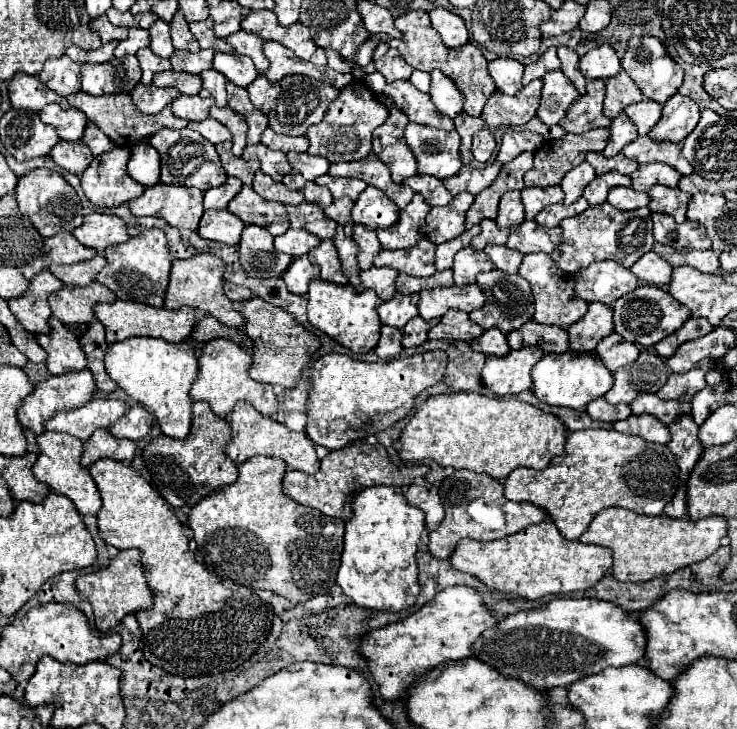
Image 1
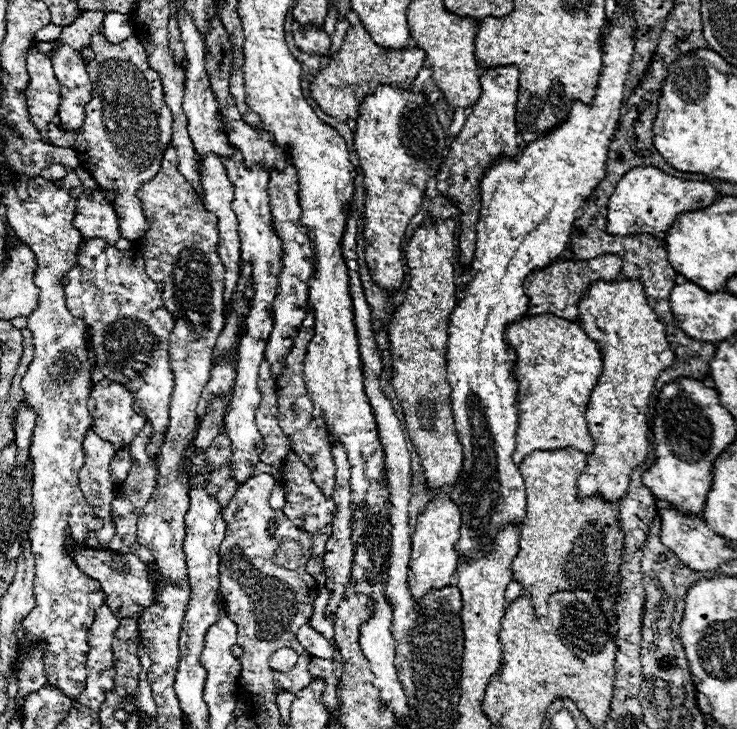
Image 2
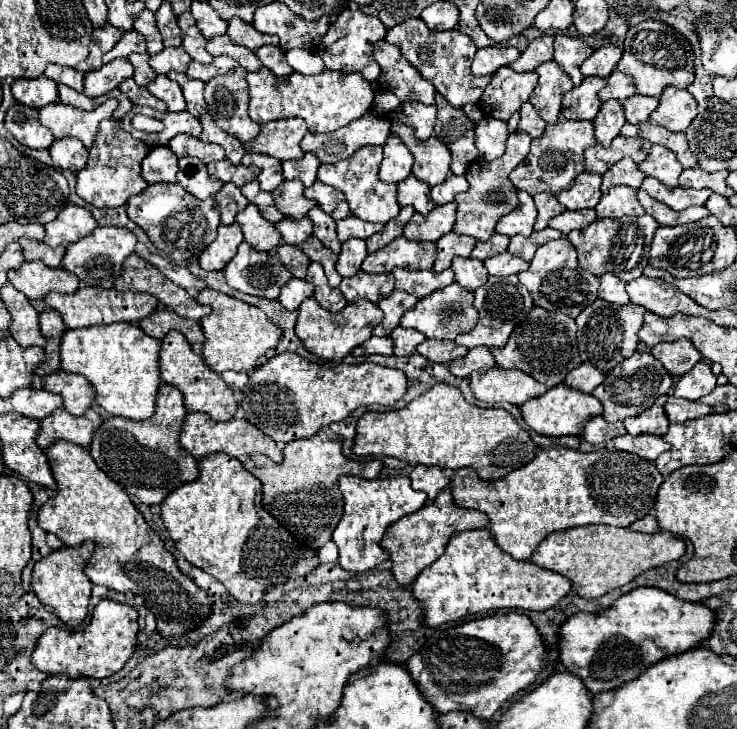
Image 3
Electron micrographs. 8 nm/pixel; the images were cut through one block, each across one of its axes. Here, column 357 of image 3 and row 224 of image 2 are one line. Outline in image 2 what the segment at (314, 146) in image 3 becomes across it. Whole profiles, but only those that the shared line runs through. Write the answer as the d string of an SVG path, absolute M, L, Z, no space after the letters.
M102 32L92 36L94 60L86 64L92 80L92 100L84 112L84 126L80 134L64 132L49 124L48 138L54 146L74 146L80 166L96 178L98 186L114 192L114 210L120 214L120 234L128 240L142 238L150 222L144 214L142 202L136 198L136 190L150 182L162 164L164 150L172 138L172 116L164 104L164 92L158 74L148 66L148 58L141 41L130 37L112 44Z

